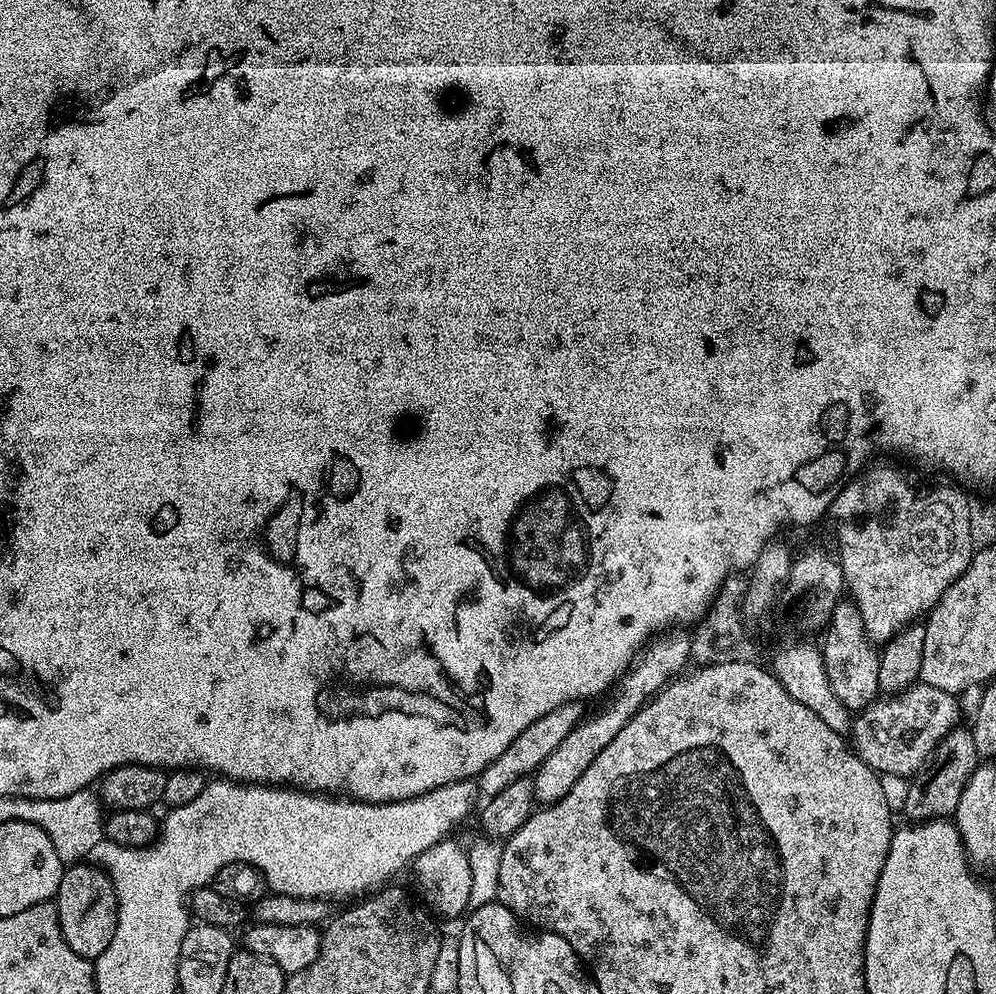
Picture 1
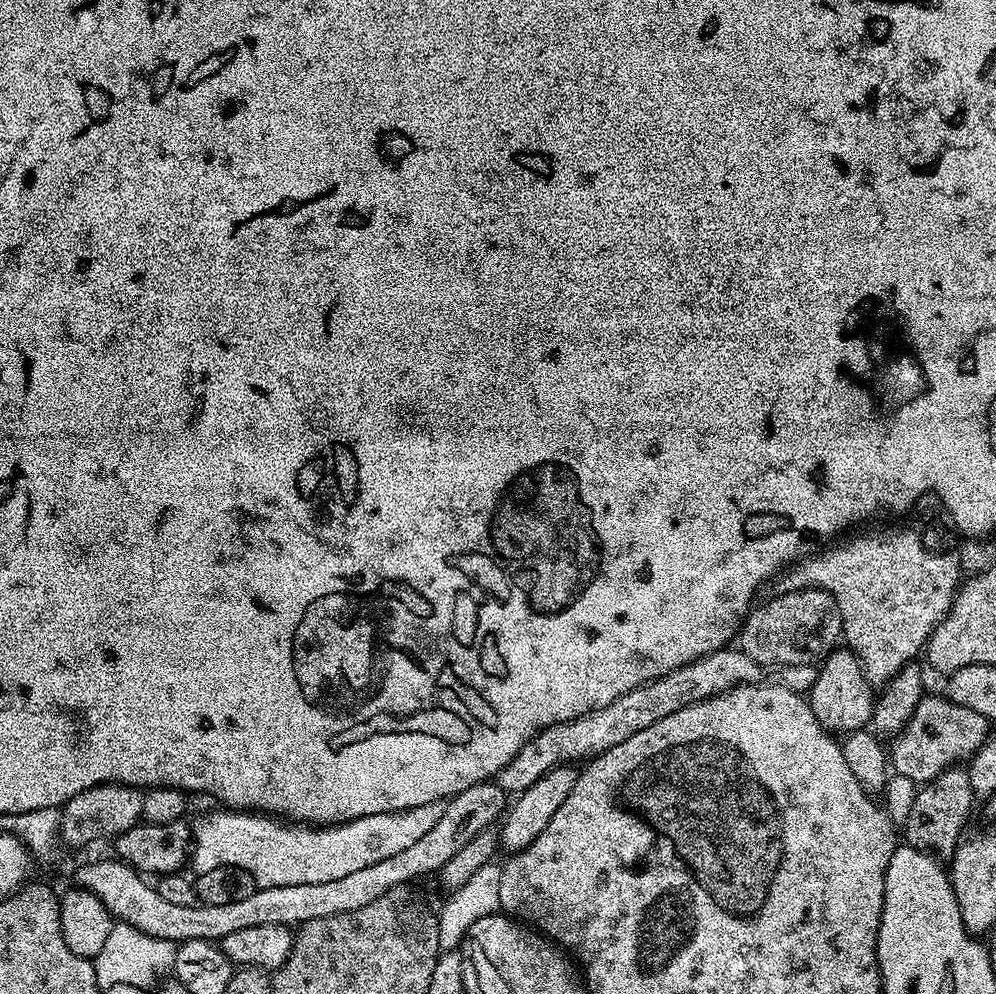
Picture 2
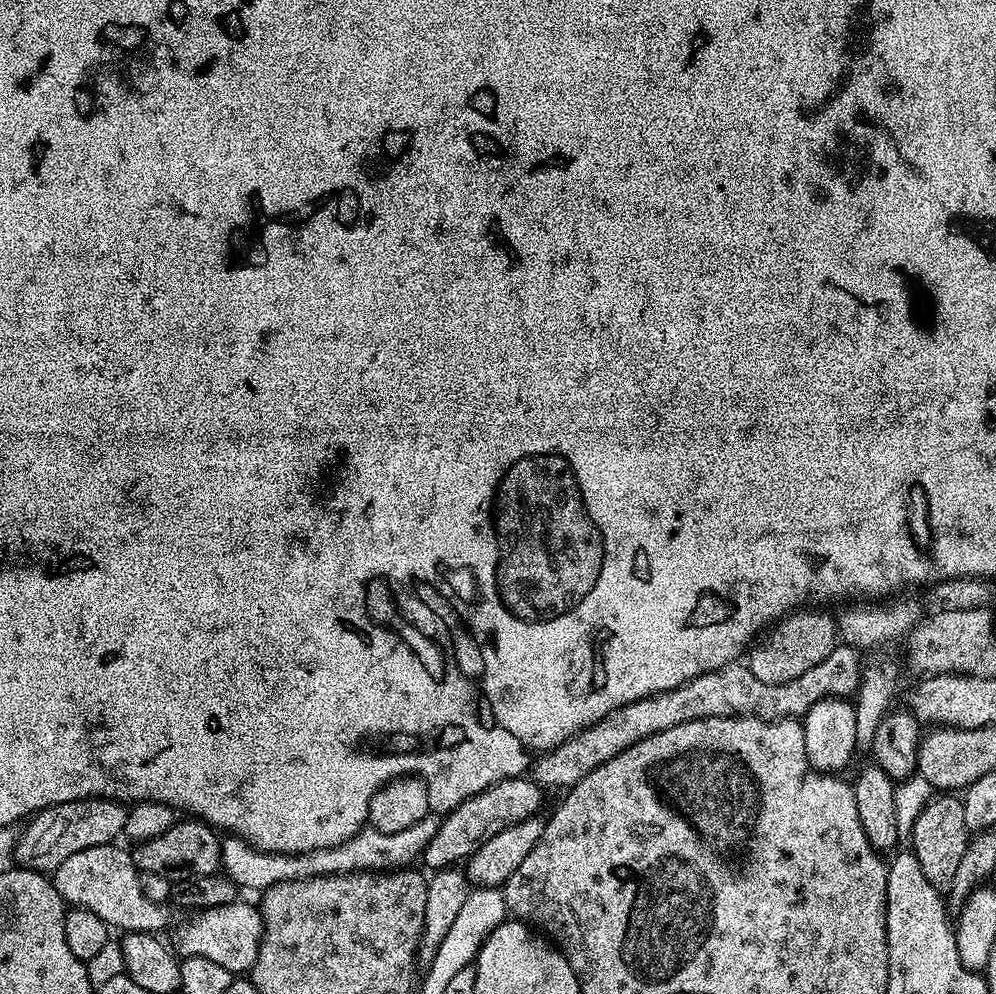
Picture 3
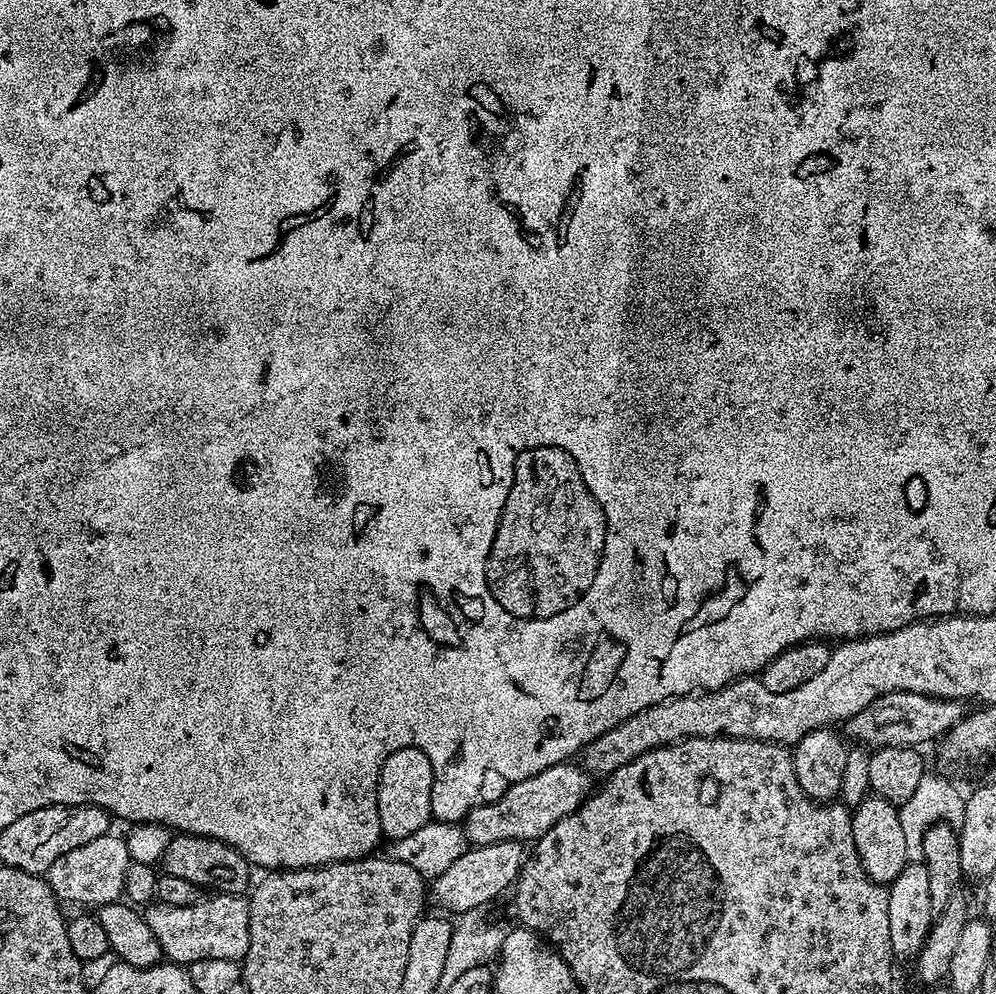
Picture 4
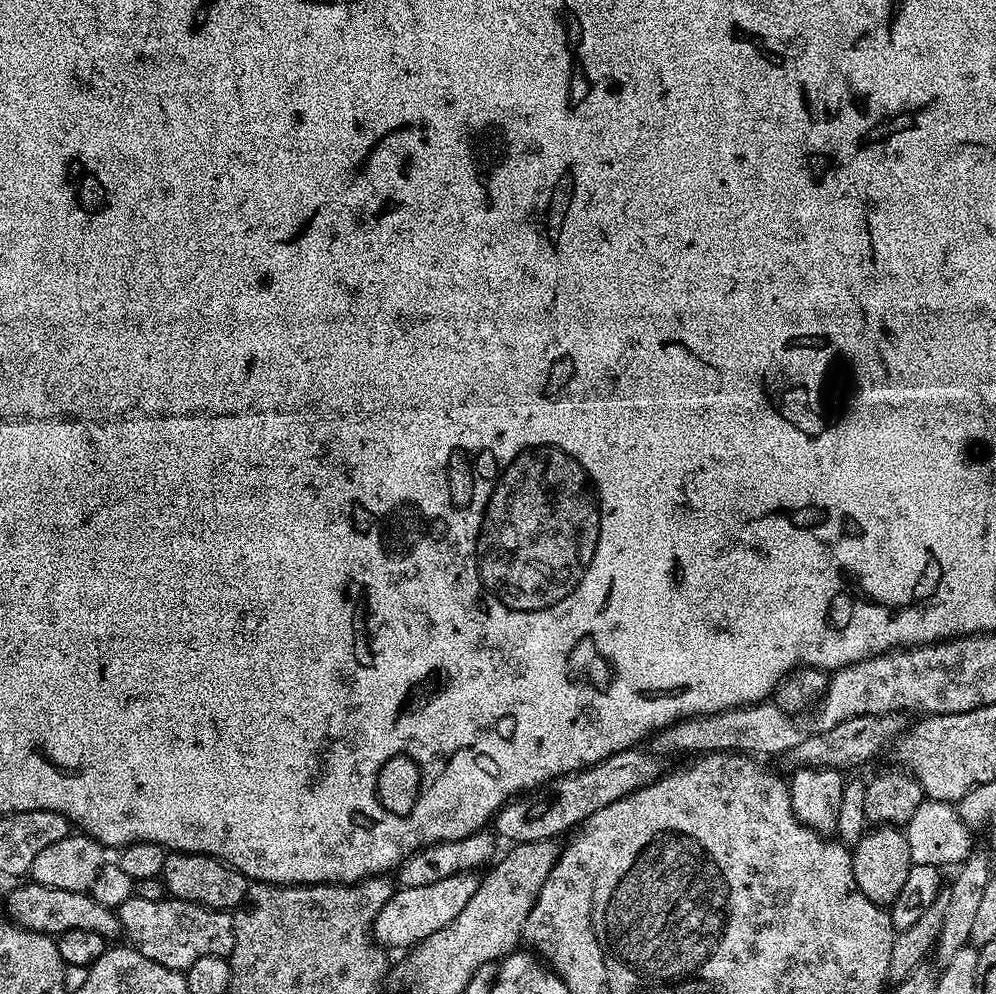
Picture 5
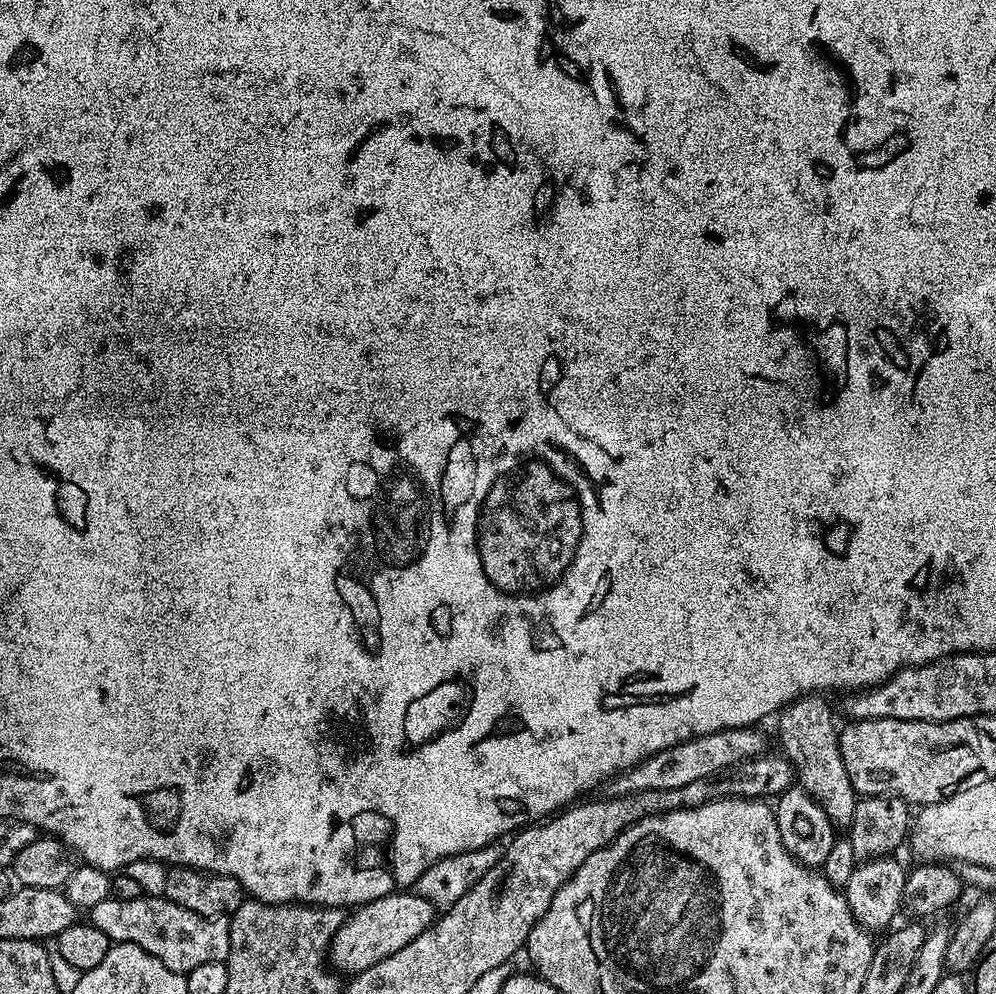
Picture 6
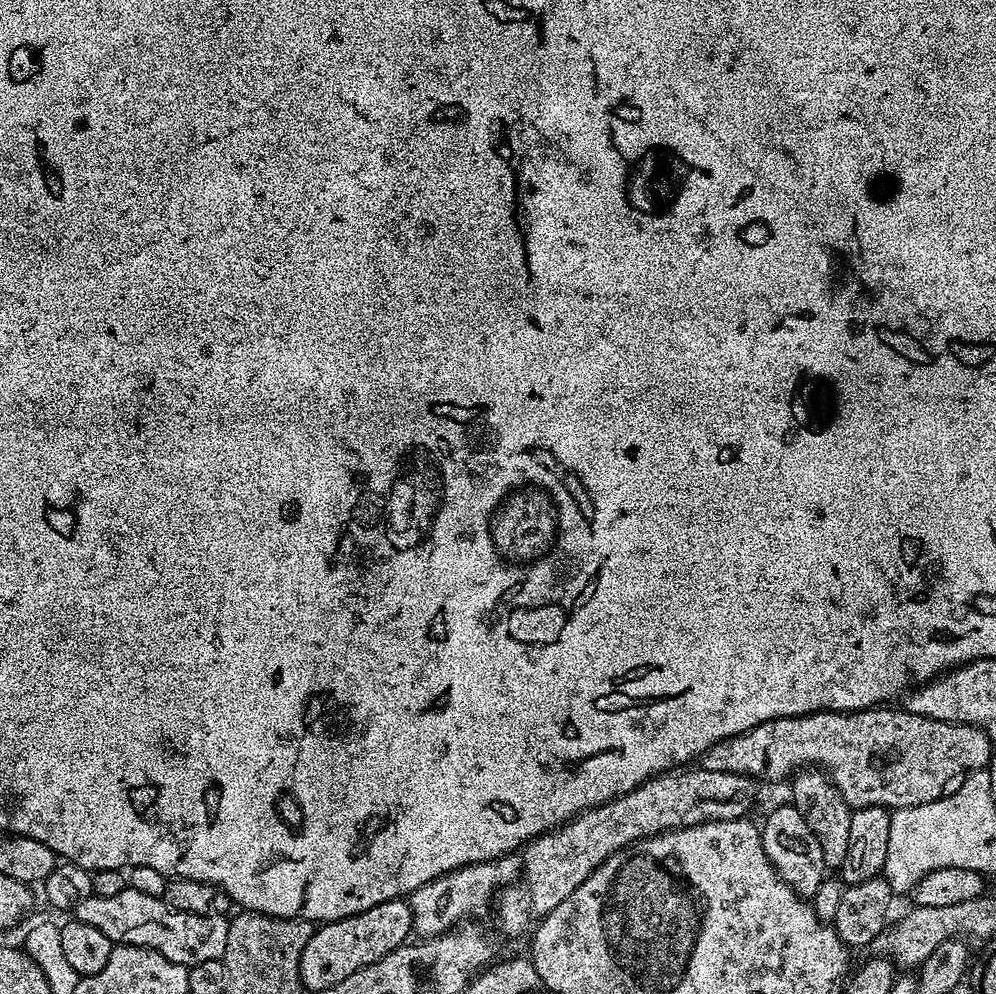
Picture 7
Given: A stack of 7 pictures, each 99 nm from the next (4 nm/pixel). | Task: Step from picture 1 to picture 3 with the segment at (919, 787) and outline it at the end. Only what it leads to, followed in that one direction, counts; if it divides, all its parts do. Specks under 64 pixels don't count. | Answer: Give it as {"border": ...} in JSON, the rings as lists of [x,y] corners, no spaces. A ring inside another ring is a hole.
{"border":[[[956,794],[933,795],[914,822],[910,841],[910,851],[918,858],[918,866],[922,866],[922,874],[926,874],[930,886],[946,890],[954,882],[954,873],[962,854],[966,854],[969,839],[963,799]]]}

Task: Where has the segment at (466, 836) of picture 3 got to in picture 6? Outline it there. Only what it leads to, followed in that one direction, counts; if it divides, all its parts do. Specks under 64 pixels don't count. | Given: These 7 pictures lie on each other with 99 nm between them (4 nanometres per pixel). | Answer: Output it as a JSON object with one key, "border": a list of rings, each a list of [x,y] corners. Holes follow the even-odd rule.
{"border":[[[756,726],[727,728],[705,736],[695,736],[693,740],[684,740],[680,744],[648,756],[625,772],[617,772],[607,781],[607,795],[629,796],[635,792],[674,790],[678,786],[687,786],[690,782],[707,780],[717,774],[723,774],[744,760],[765,755],[764,736],[759,732],[760,730]]]}

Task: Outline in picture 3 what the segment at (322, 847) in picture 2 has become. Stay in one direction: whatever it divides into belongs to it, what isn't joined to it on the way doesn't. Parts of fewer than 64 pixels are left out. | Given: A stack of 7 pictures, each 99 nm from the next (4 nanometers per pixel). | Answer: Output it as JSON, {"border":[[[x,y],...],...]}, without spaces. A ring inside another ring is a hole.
{"border":[[[429,814],[414,826],[396,834],[379,833],[378,830],[365,826],[357,836],[351,836],[333,848],[324,848],[320,852],[301,852],[298,856],[279,856],[276,852],[260,852],[246,840],[239,838],[225,839],[220,846],[222,872],[241,889],[257,888],[263,890],[278,882],[287,880],[309,880],[312,876],[338,876],[346,872],[383,872],[400,870],[412,859],[423,853],[425,846],[434,838],[441,817]]]}

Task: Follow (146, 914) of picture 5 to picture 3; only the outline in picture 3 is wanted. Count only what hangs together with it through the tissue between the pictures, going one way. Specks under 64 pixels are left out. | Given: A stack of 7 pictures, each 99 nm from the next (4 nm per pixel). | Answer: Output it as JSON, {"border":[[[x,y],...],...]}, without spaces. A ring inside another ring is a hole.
{"border":[[[233,902],[228,905],[220,905],[217,908],[208,908],[197,911],[185,924],[177,923],[176,944],[174,951],[177,957],[197,956],[198,958],[210,958],[213,962],[219,962],[226,966],[234,974],[251,973],[254,962],[258,958],[258,950],[264,933],[264,923],[260,917],[260,909],[255,903],[240,904]]]}

